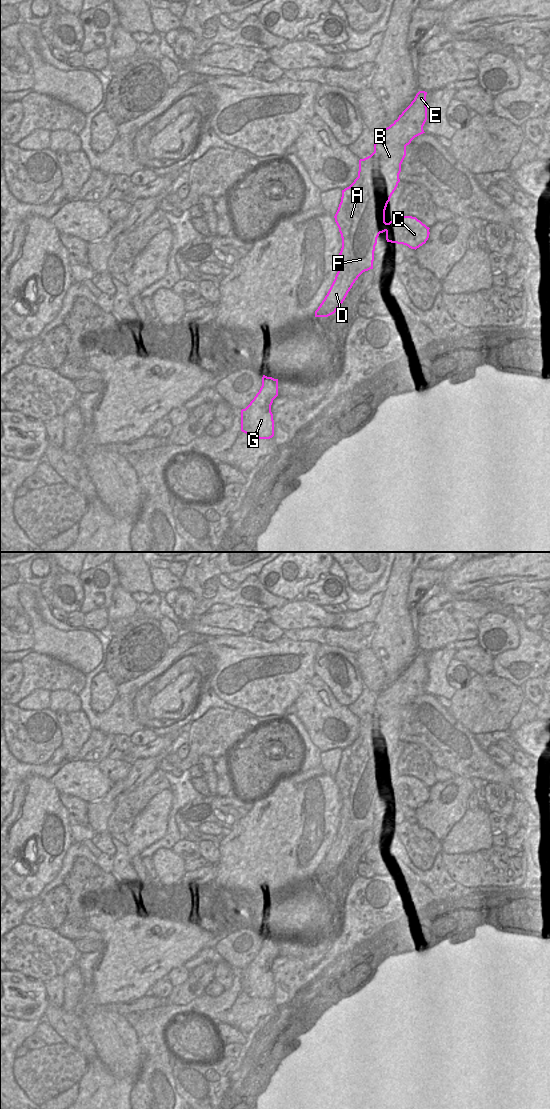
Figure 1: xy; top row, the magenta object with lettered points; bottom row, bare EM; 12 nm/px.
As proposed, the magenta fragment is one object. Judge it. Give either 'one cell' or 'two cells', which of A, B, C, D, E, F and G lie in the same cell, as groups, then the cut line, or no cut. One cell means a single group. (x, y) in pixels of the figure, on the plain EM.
two cells; A B D E F G / C; cut in xy along (389, 783), (386, 791)

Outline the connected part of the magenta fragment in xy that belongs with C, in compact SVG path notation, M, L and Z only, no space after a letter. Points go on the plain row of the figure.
M398 776L387 786L387 802L403 804L411 809L417 809L429 798L429 787L416 777Z

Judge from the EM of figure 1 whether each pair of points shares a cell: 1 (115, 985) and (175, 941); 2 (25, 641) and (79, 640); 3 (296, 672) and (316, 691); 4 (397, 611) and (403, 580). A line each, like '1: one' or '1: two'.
1: one
2: two
3: two
4: one

